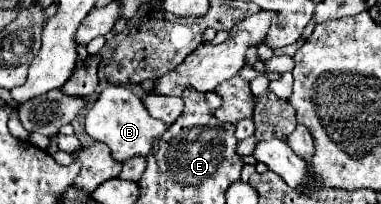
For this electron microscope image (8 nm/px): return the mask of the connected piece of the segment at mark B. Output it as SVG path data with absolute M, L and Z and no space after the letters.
M108 85L96 99L96 103L88 109L86 115L86 133L102 141L110 147L112 157L116 161L126 161L134 155L148 155L156 151L158 139L166 131L166 123L162 119L154 119L148 115L142 101L124 85Z

